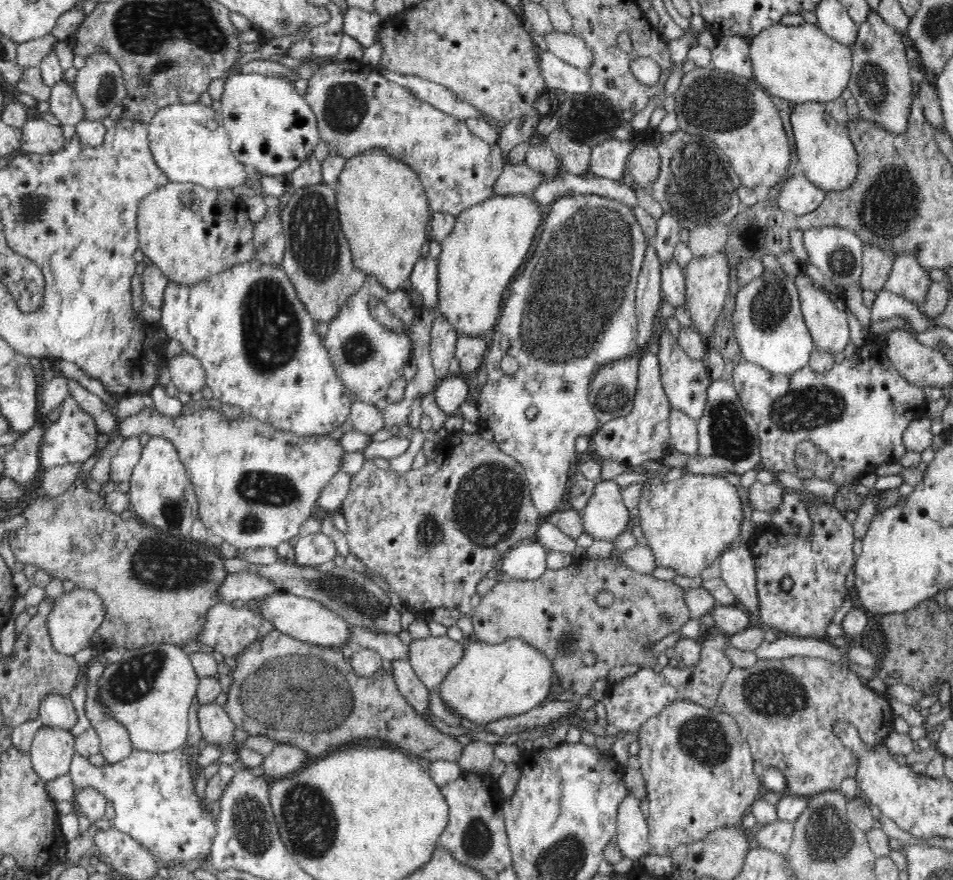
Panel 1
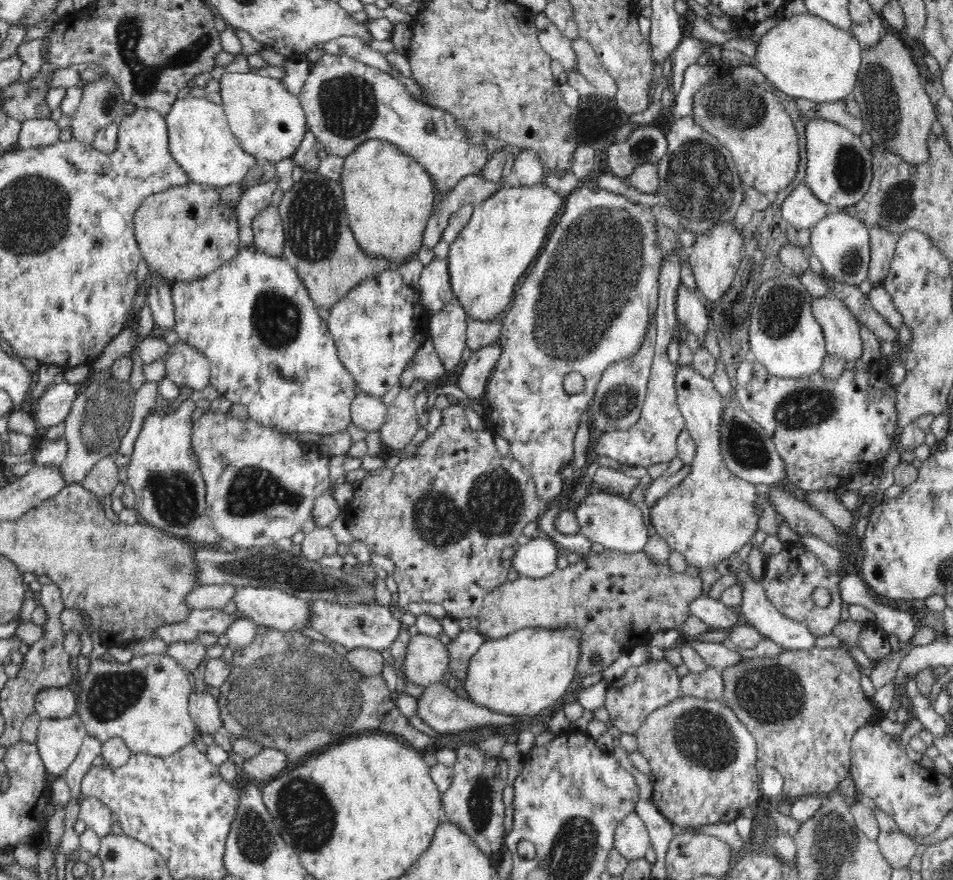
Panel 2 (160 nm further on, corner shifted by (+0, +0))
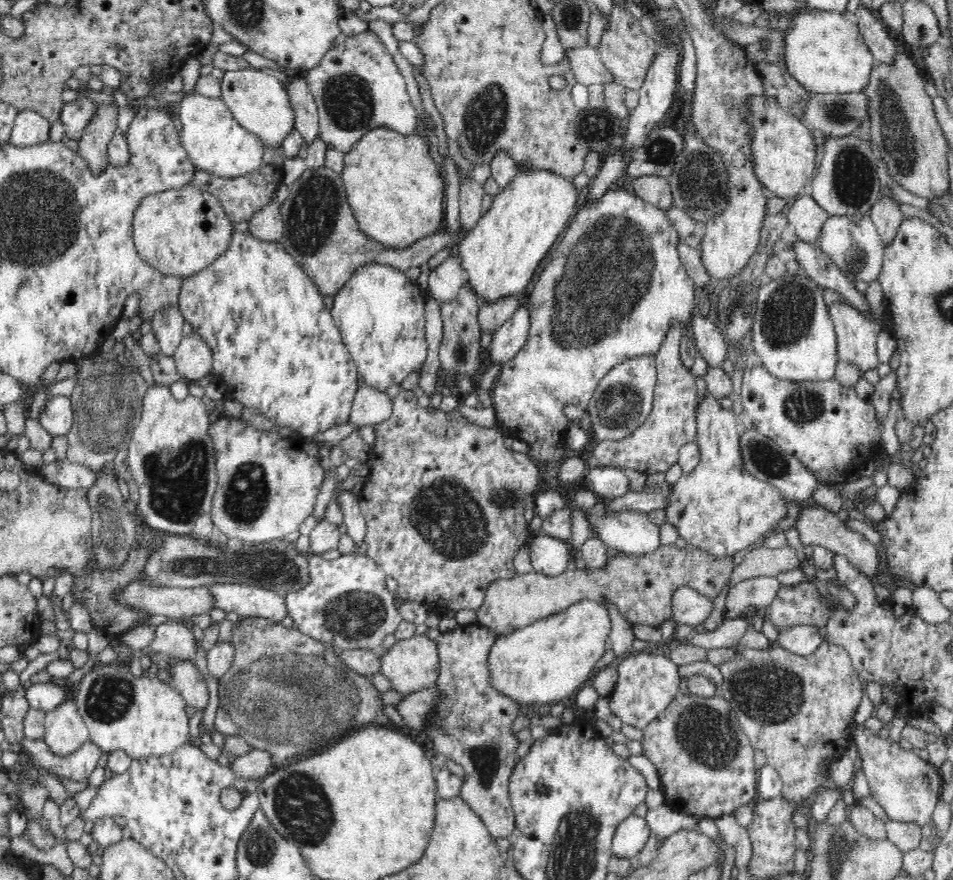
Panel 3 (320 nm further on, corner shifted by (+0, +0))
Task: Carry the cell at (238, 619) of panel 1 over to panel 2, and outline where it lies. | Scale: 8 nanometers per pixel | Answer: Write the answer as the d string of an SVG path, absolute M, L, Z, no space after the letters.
M220 609L194 610L184 624L162 626L155 636L166 643L198 641L196 637L200 633L224 635L232 622L236 622L236 618L224 614Z

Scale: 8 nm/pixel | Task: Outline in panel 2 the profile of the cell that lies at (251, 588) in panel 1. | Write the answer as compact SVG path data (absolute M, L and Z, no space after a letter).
M230 584L200 585L189 596L190 610L224 609L238 587Z

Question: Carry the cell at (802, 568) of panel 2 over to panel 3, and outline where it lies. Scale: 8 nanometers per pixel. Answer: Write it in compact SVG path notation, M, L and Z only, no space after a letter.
M780 584L778 595L772 600L770 608L770 621L776 628L776 631L786 631L794 626L814 625L822 628L830 622L834 616L831 604L825 602L816 590L814 584L800 584L796 588L784 588Z

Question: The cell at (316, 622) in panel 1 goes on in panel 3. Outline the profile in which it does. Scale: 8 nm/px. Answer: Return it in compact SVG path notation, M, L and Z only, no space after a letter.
M212 584L208 591L214 599L214 607L226 613L234 612L240 618L258 617L280 623L290 610L283 594L256 585Z

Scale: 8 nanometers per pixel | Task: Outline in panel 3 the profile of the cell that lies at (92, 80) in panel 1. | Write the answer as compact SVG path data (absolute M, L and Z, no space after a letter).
M97 104L97 114L90 120L79 143L79 153L88 162L88 168L94 176L102 174L108 166L108 149L110 140L118 129L119 108Z

